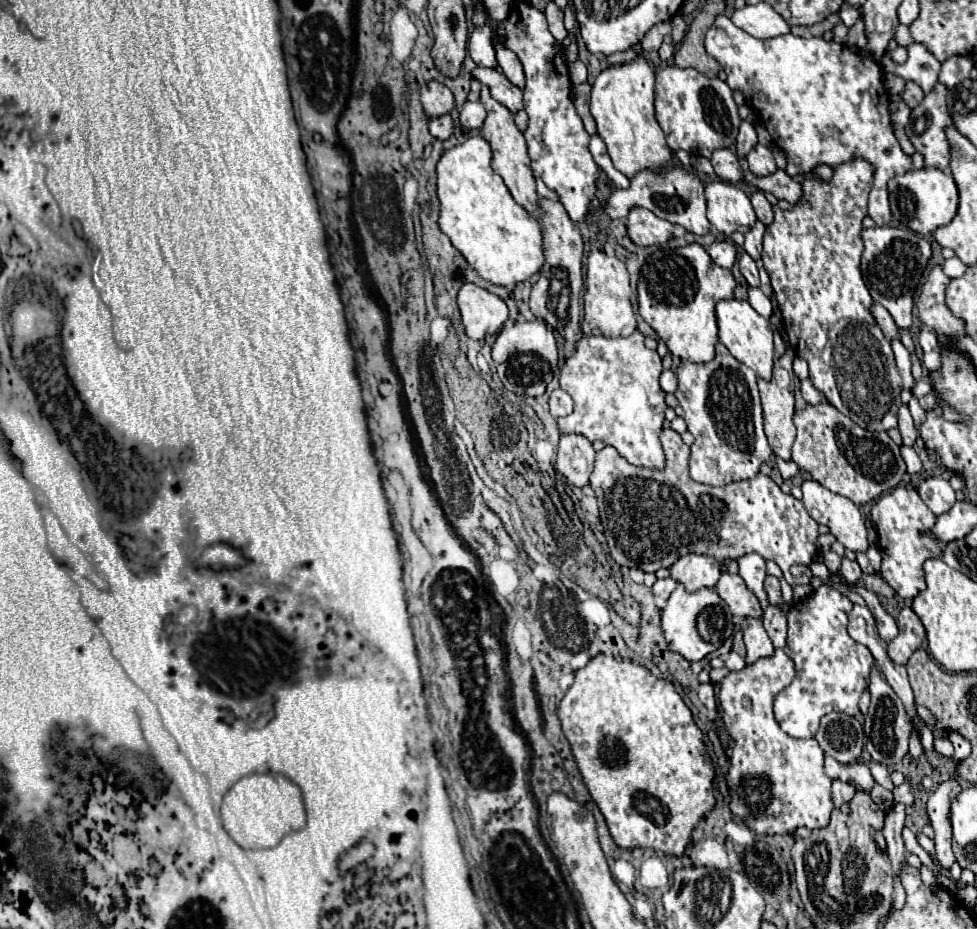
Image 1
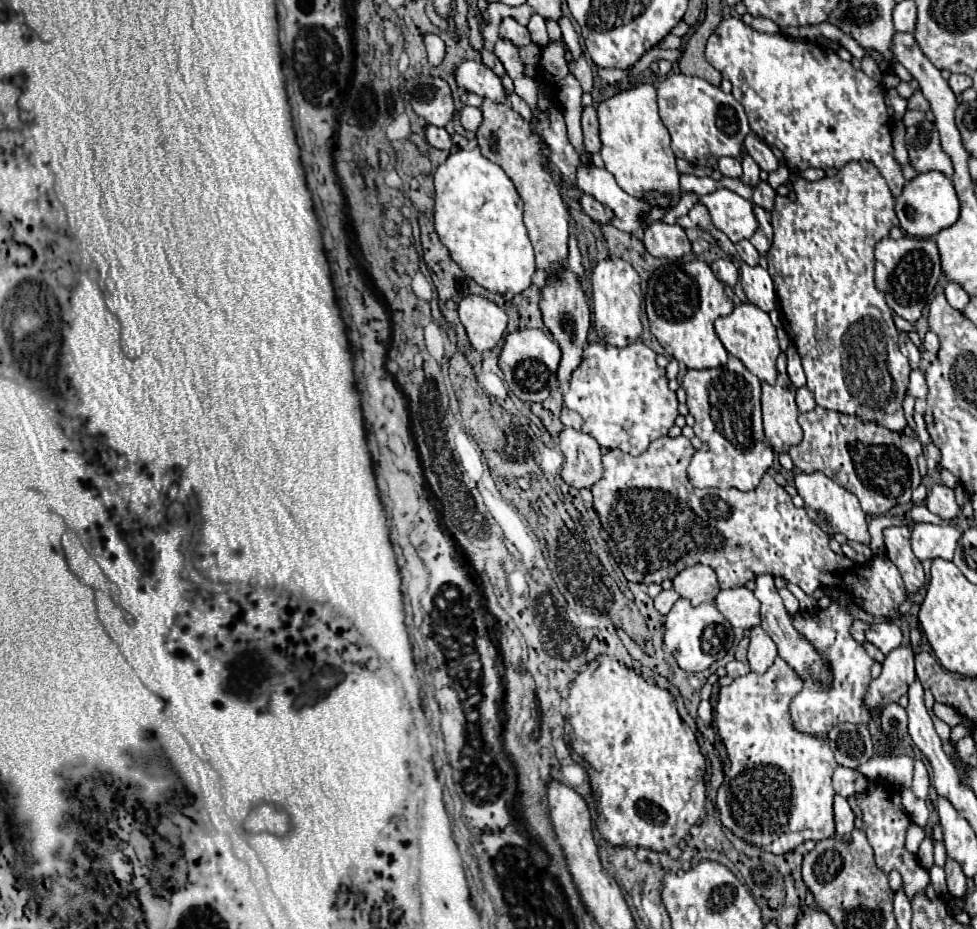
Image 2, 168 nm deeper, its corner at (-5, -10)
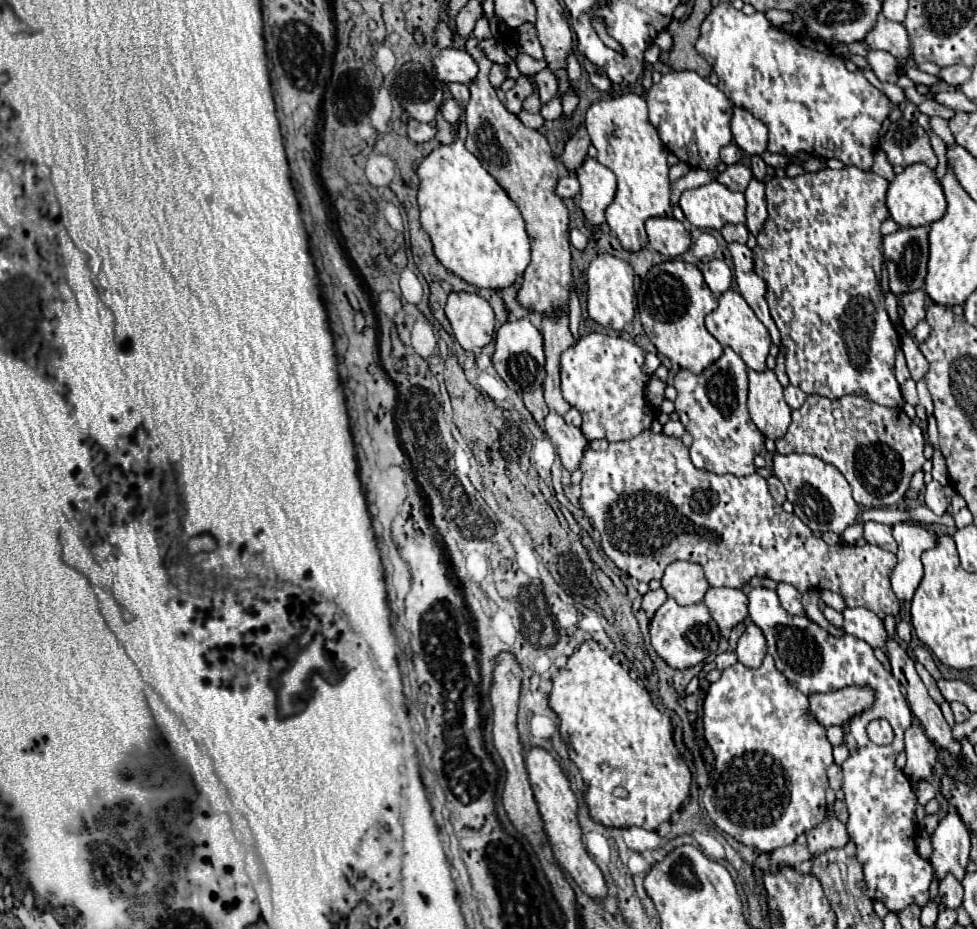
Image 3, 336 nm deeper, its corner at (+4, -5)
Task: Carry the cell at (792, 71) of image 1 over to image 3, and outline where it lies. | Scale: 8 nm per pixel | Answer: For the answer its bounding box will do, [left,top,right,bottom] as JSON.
[695,3,895,171]

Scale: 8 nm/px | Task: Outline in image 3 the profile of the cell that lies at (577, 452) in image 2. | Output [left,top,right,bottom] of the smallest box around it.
[545,413,587,473]

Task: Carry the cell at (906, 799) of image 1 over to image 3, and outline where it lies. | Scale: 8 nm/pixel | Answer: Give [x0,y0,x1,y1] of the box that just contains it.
[903,725,937,783]

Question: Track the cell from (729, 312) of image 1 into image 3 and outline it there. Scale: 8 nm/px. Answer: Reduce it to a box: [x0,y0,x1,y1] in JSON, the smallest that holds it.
[705,289,771,371]

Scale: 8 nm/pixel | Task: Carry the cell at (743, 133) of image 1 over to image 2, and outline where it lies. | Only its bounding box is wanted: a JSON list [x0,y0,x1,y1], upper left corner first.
[740,154,760,188]

